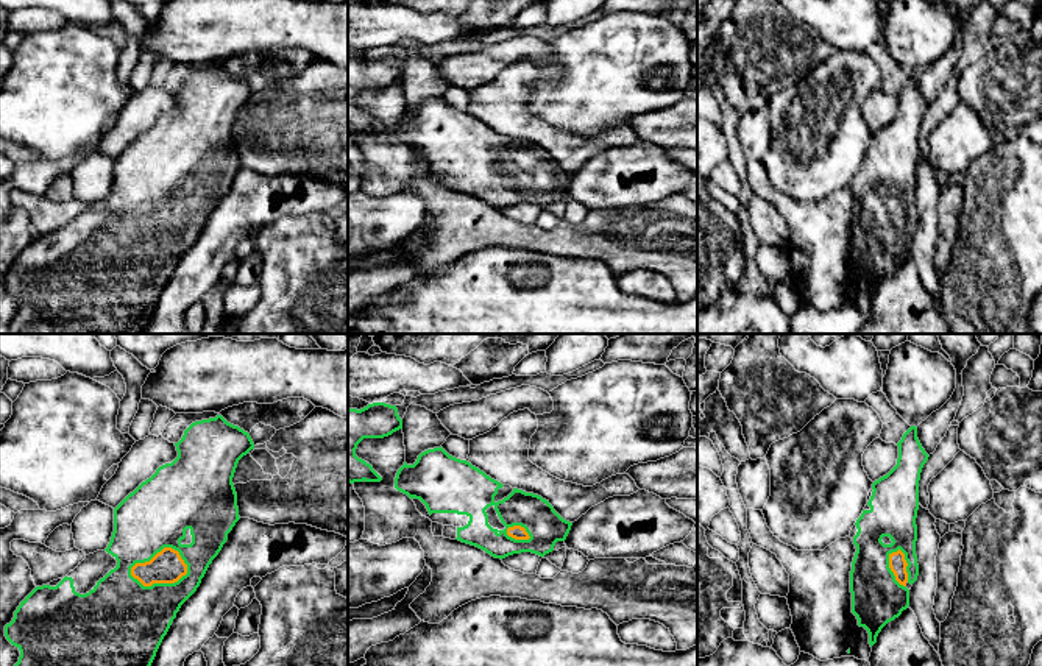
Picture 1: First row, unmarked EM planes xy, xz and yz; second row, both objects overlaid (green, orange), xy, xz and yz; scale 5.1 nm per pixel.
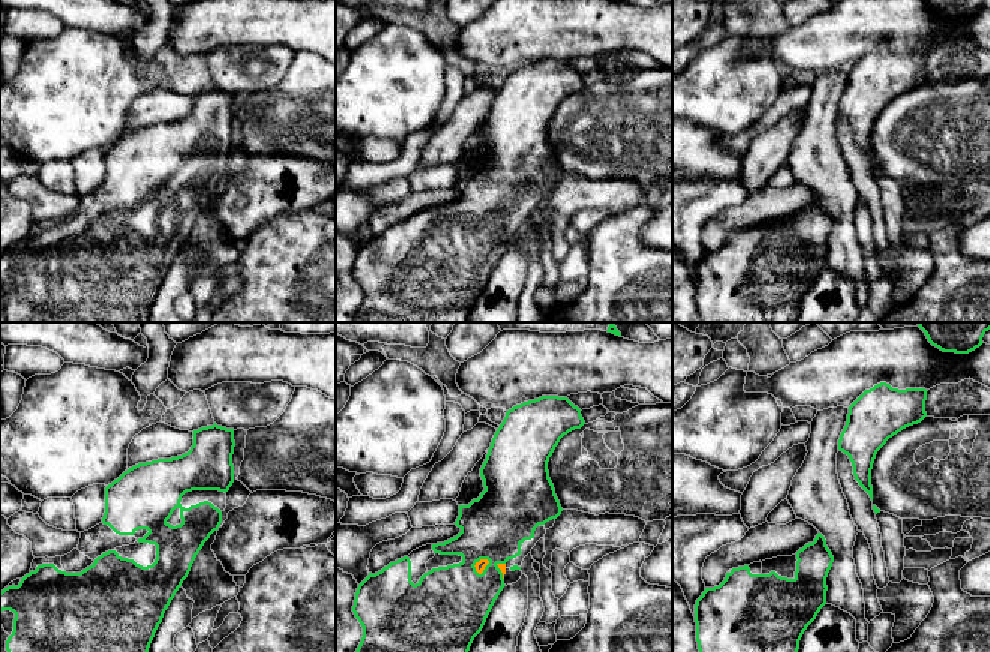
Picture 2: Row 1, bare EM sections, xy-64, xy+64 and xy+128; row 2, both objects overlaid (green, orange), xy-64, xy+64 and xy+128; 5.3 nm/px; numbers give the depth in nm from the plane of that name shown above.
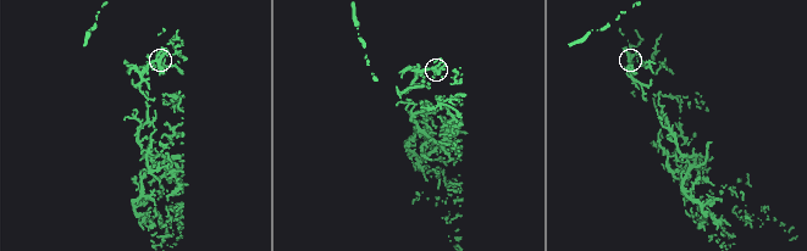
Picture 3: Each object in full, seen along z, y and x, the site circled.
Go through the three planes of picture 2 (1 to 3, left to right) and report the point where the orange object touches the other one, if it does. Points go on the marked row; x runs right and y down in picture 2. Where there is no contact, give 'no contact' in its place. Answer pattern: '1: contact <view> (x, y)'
1: no contact
2: contact xy+64 (485, 567)
3: no contact

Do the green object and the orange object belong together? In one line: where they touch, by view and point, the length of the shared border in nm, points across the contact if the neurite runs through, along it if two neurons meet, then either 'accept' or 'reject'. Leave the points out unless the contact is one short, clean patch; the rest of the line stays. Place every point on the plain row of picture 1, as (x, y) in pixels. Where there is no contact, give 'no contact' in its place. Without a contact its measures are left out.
xy (161, 234) | 300 nm | across xy (128, 270), (161, 234), (161, 223), (167, 217) | accept

